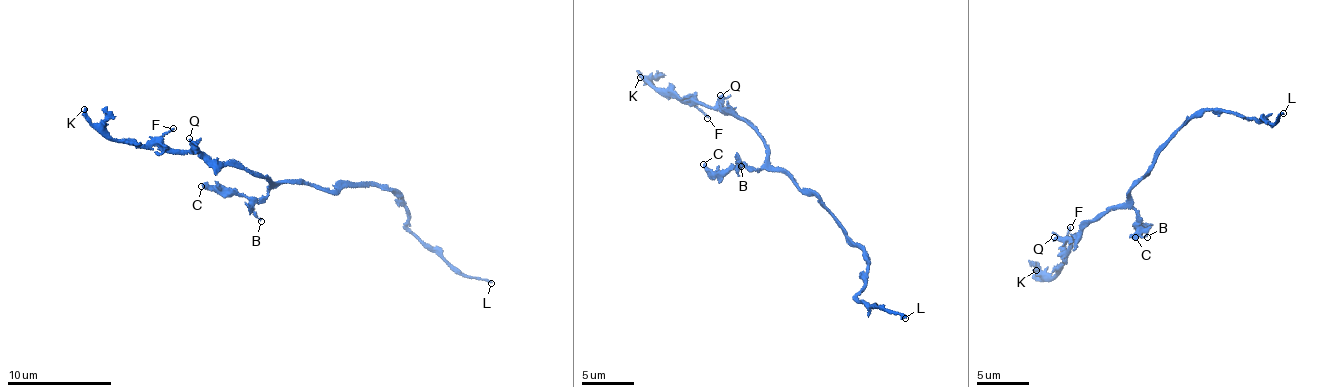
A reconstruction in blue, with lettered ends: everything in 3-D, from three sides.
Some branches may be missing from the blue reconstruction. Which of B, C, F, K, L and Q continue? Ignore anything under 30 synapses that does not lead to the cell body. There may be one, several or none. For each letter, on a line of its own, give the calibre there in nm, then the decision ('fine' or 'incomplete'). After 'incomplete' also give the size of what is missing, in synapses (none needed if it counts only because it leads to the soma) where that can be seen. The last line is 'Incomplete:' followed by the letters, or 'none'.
B: 120 nm thick; fine
C: 320 nm thick; fine
F: 130 nm thick; fine
K: 240 nm thick; fine
L: 190 nm thick; fine
Q: 240 nm thick; fine
Incomplete: none

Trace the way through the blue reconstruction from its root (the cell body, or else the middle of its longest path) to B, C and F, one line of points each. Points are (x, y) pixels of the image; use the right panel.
B: (1141, 179), (1129, 194), (1137, 212), (1141, 236), (1147, 237)
C: (1141, 179), (1129, 194), (1138, 215), (1137, 225), (1144, 232), (1135, 237)
F: (1141, 179), (1131, 188), (1125, 202), (1107, 207), (1071, 240), (1070, 252), (1063, 246), (1070, 227)

